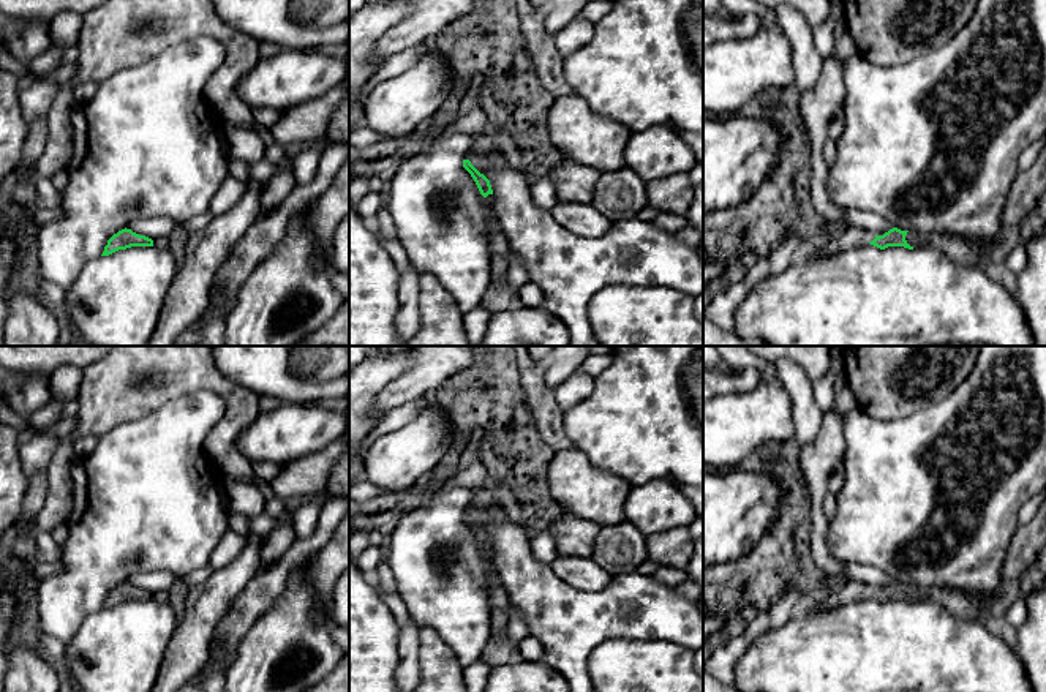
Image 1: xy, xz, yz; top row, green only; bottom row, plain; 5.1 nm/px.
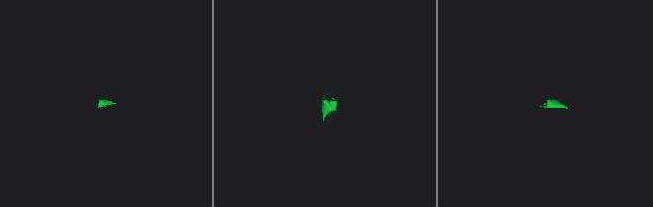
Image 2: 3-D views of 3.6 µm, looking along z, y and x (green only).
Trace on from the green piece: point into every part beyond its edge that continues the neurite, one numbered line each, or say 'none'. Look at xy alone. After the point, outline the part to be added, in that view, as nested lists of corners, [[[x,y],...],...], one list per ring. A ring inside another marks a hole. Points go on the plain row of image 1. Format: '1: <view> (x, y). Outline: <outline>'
none

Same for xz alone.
1: xz (500, 650). Outline: [[[488,548],[485,555],[490,564],[488,591],[491,599],[491,634],[482,649],[480,660],[493,668],[517,664],[521,659],[517,643],[512,643],[507,637],[510,600],[507,591],[501,585],[498,572],[493,567],[493,548]]]

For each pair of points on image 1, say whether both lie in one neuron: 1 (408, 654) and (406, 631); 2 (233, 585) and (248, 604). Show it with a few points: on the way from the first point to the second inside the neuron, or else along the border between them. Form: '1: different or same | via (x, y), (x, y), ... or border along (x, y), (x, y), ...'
1: same | via (408, 648), (408, 637)
2: different | border along (258, 571), (233, 599), (218, 624)

